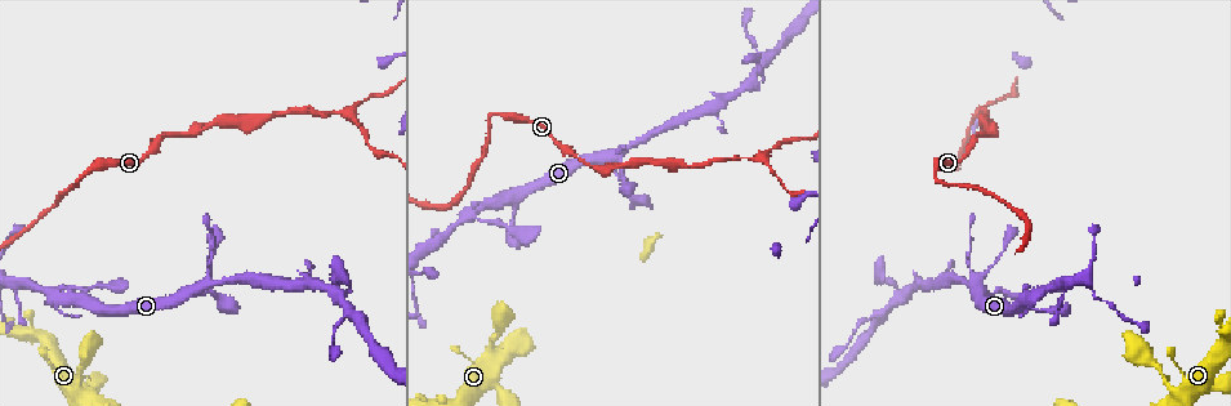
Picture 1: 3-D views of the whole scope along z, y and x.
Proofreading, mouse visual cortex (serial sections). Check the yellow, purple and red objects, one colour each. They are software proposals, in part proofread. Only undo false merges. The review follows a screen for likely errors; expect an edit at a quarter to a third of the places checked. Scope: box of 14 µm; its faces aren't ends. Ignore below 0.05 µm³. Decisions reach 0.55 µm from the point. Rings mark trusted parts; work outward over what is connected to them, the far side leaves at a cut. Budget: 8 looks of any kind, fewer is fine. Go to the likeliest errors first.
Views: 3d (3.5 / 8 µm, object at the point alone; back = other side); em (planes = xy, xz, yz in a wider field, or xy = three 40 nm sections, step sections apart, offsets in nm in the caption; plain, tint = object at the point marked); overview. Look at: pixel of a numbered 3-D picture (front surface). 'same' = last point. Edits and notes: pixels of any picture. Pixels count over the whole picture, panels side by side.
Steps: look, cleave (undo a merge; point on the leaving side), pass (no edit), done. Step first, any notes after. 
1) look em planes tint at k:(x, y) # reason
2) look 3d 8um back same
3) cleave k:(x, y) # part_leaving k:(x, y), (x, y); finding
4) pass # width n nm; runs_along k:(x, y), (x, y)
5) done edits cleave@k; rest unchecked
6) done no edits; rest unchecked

look 3d 8um at 1:(493, 114) # sharp bend

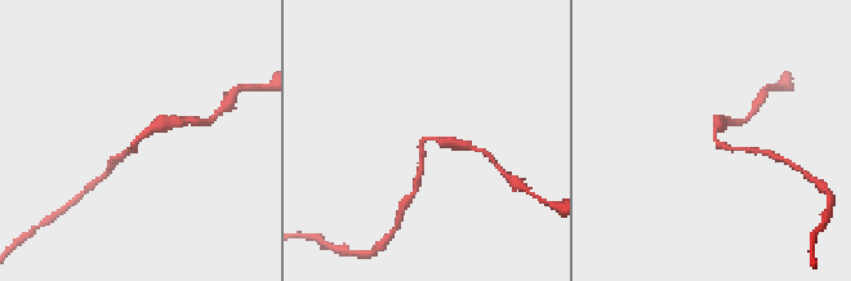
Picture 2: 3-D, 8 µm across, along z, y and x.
look em xy step 2 tint at 2:(424, 137) # arm_widths 200, 300 nm; shape alone is not enough

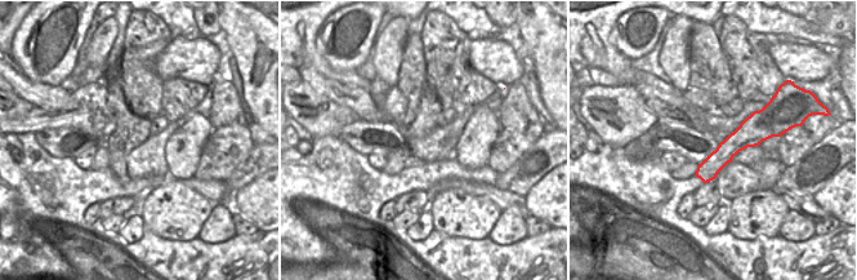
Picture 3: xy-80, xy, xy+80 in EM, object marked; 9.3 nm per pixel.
pass # runs_along 3:(758, 114), (757, 120), (700, 174); continuous, no second cell

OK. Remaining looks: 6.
look 3d 8um back at 1:(208, 278)

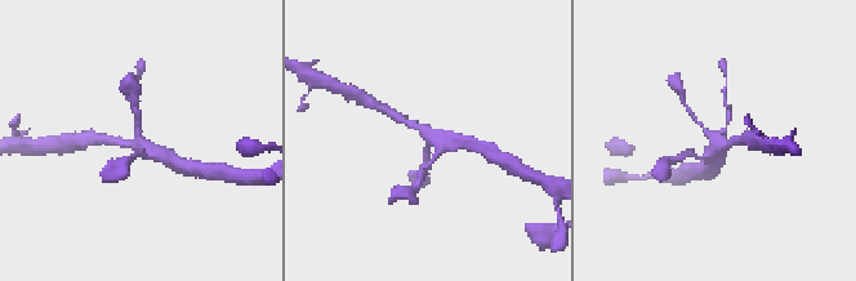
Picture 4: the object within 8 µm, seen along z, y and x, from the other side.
look em xy step 2 tint at 4:(140, 137)

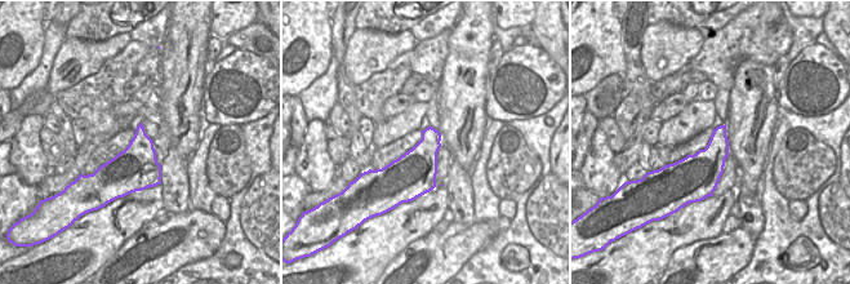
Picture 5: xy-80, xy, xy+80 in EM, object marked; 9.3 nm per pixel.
pass # runs_along 4:(164, 156), (145, 148), (134, 106); continuous, no second cell

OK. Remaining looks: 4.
look 3d 3.5um back at 1:(682, 164) # sudden change in width

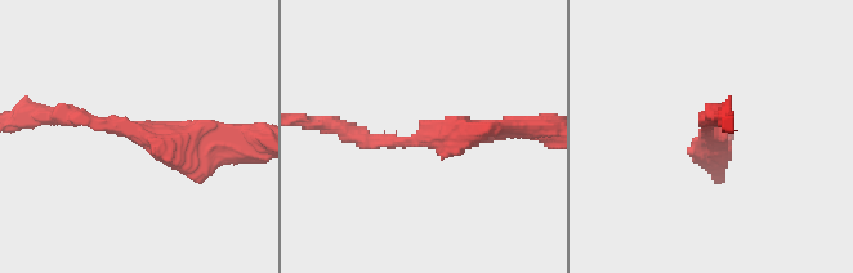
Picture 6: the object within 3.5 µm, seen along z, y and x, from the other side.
look em xy step 1 tint at 6:(423, 138) # now the EM

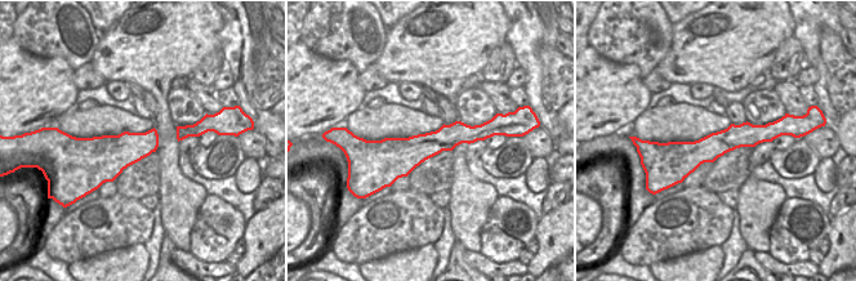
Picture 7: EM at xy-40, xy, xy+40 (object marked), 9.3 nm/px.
pass # arm_widths 200, 250 nm; runs_along 6:(218, 142), (155, 142), (52, 115); all the same cell

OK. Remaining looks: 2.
done no edits; rest unchecked

